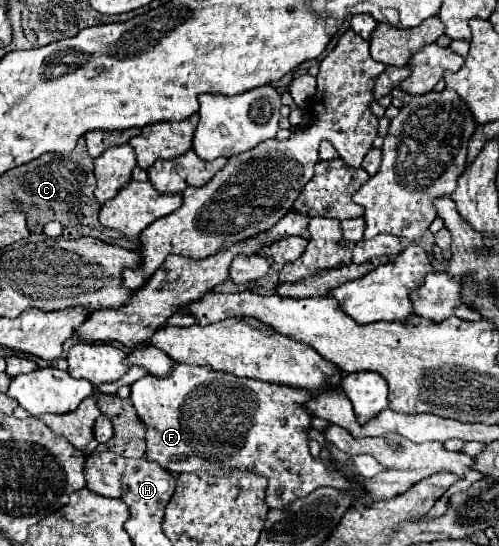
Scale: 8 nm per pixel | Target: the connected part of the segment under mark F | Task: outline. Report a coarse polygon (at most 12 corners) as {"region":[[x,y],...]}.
{"region":[[177,363],[131,385],[149,461],[247,469],[265,505],[349,489],[309,453],[317,397]]}

